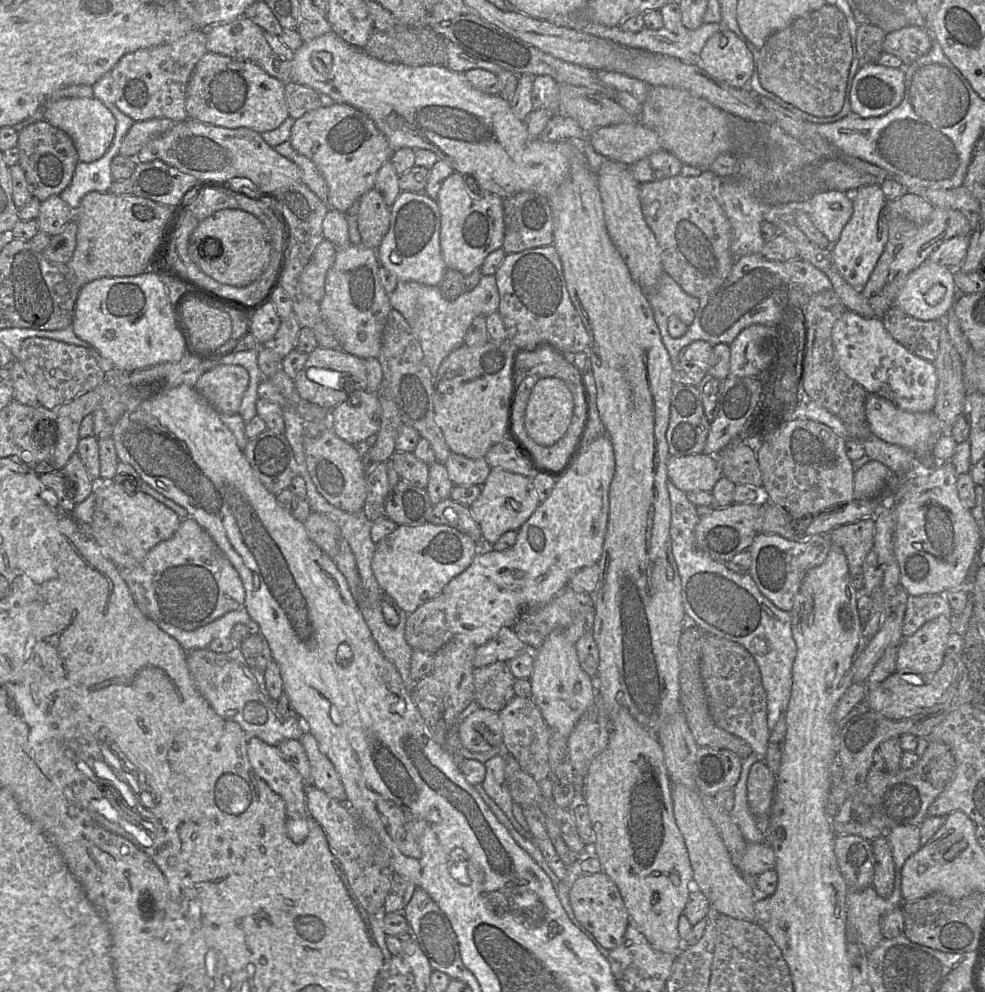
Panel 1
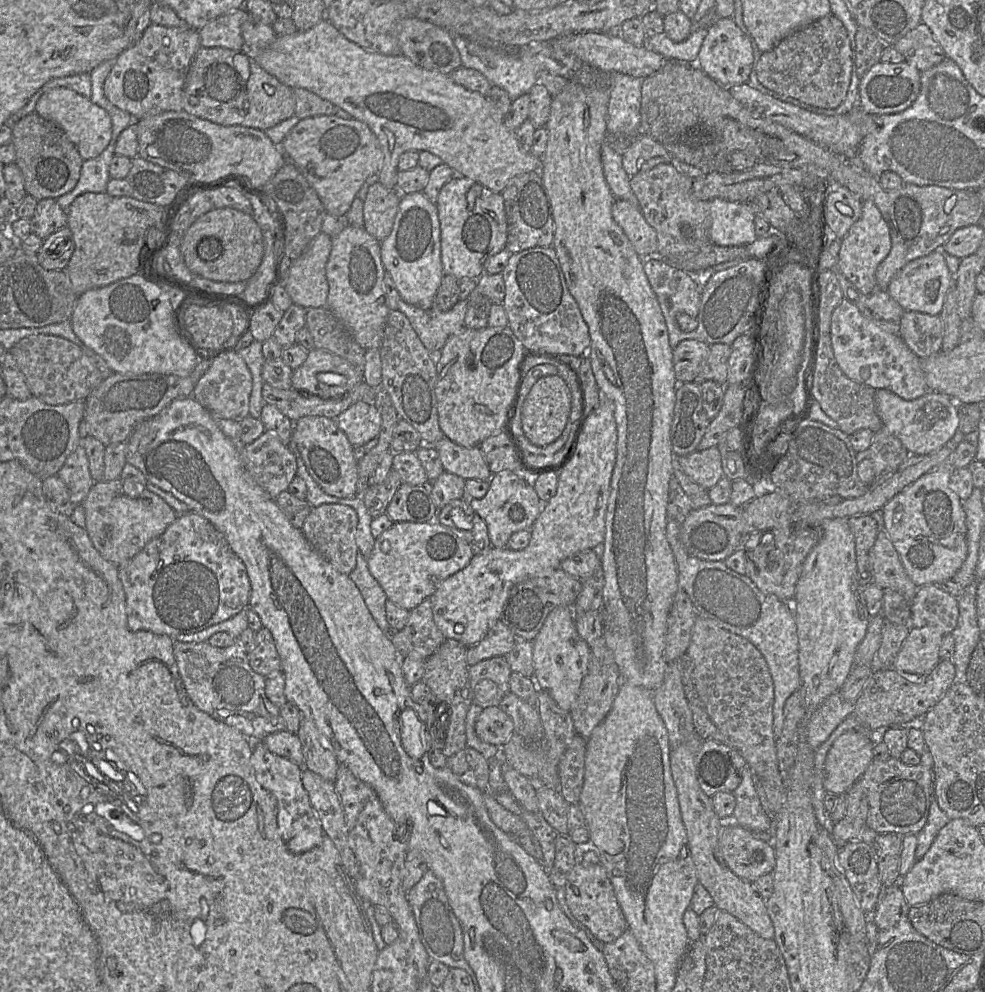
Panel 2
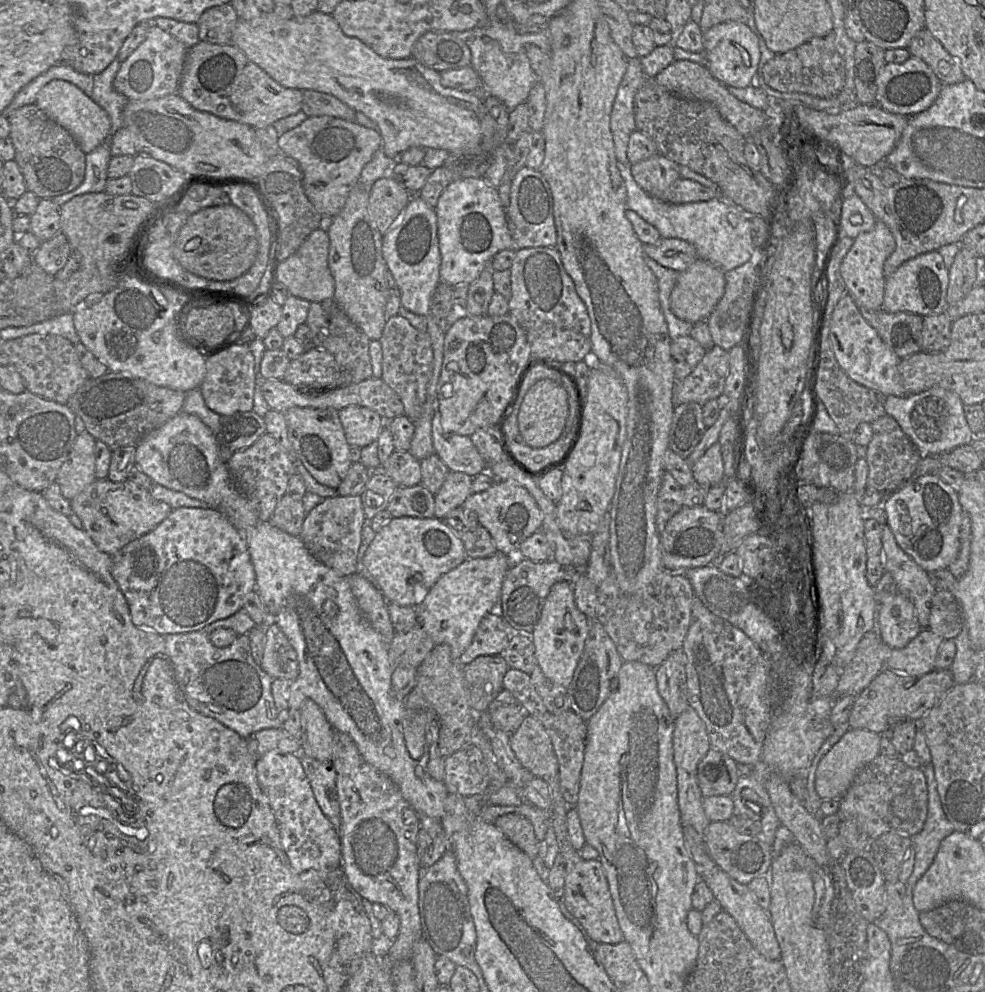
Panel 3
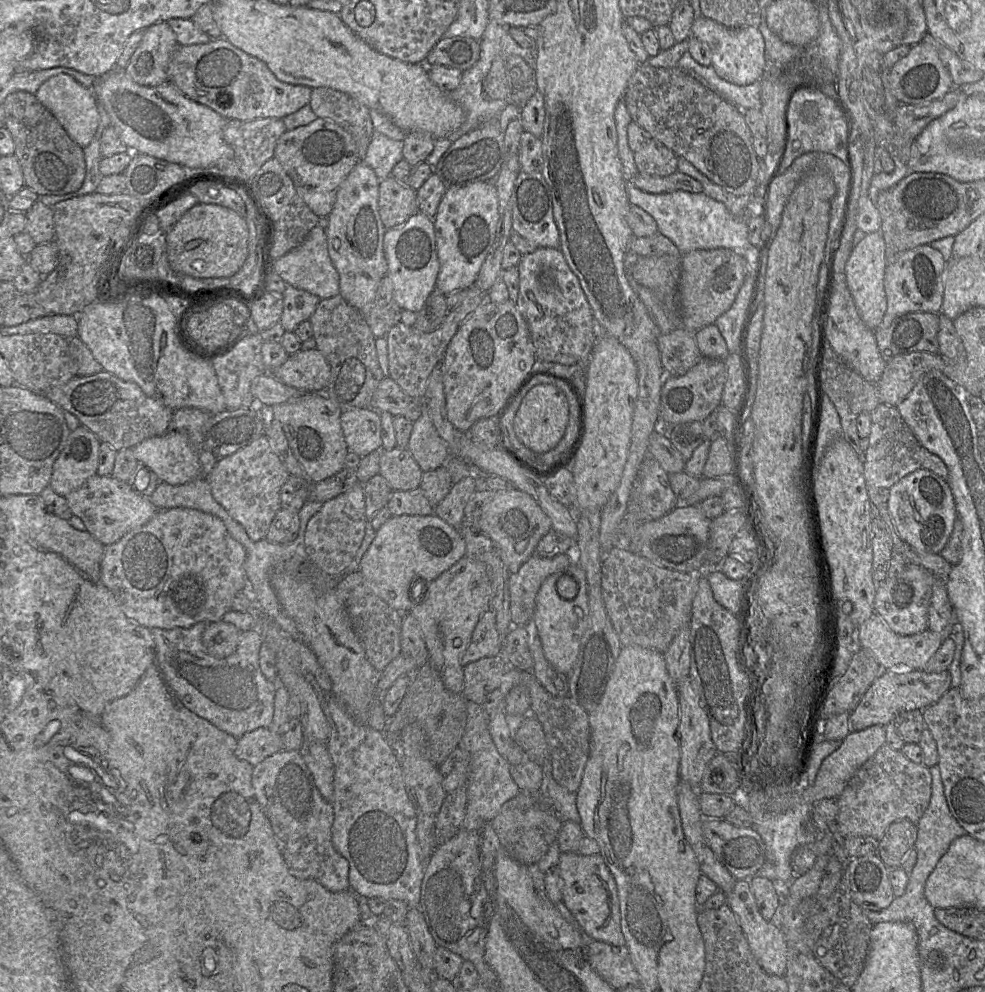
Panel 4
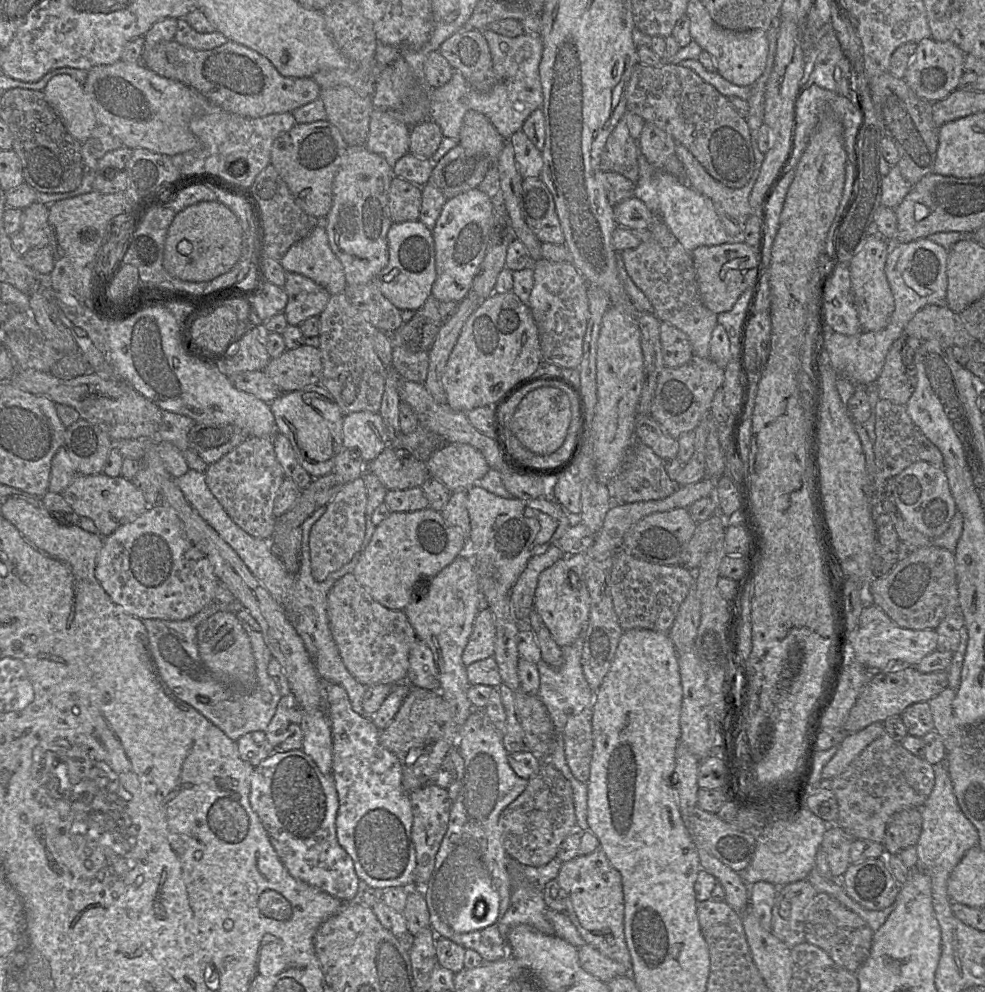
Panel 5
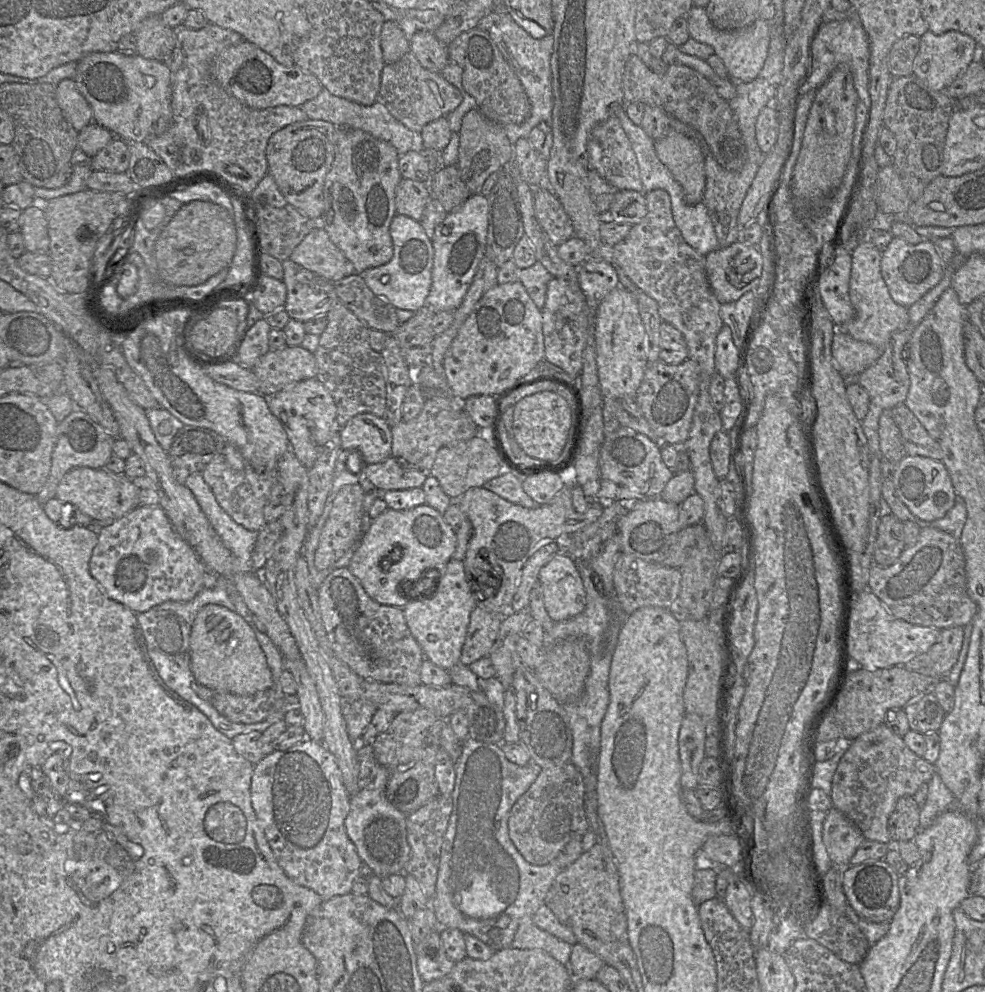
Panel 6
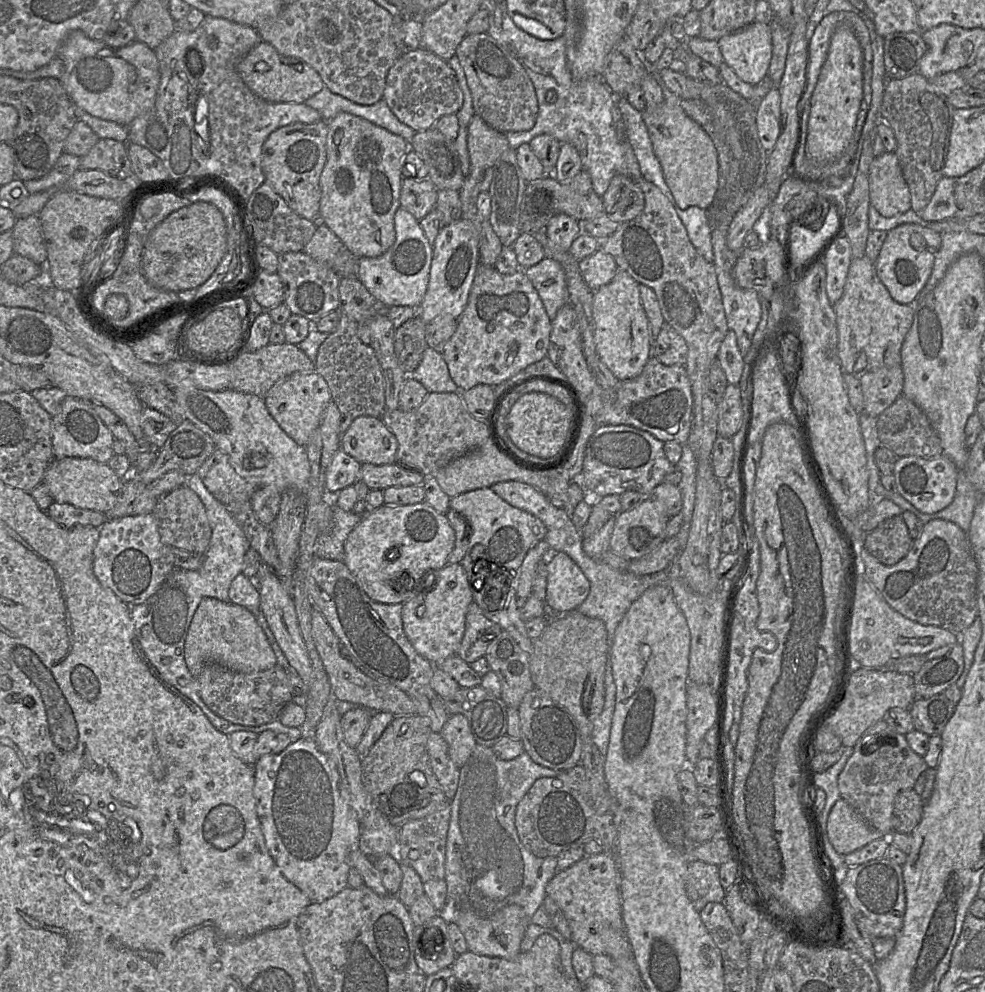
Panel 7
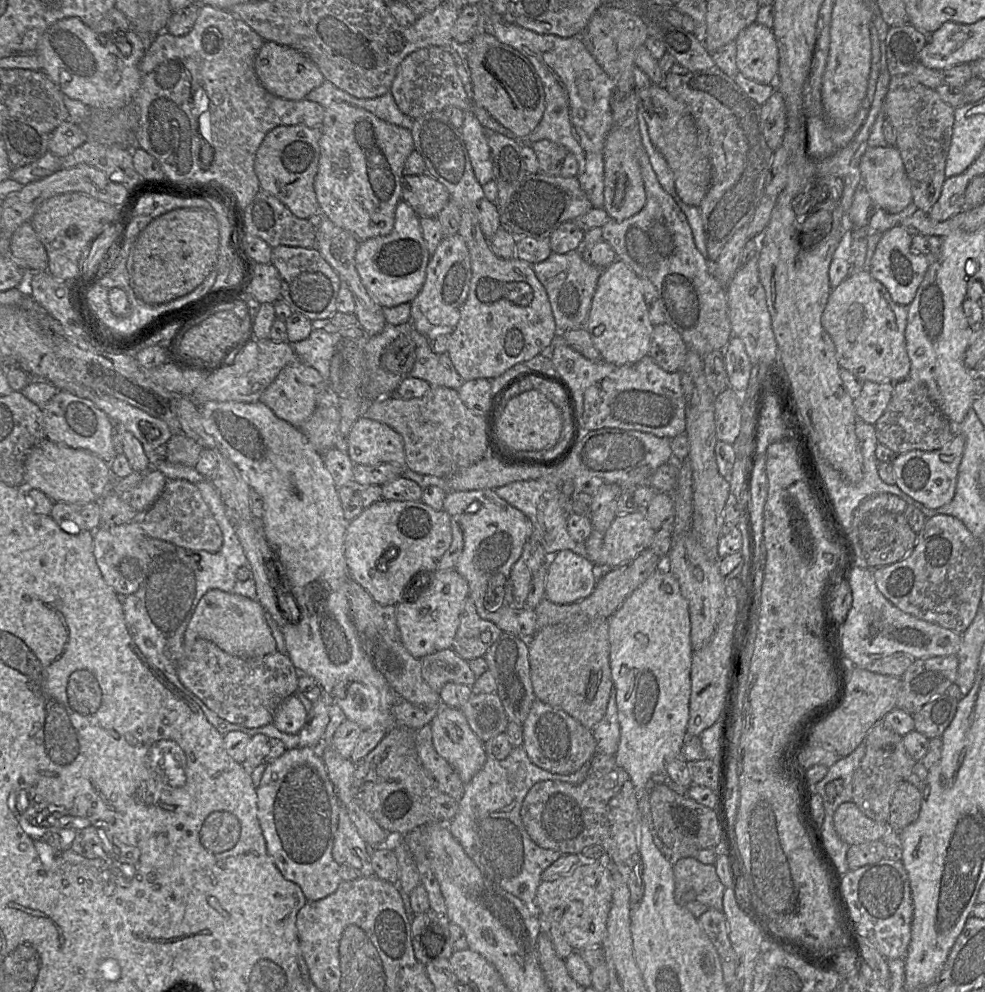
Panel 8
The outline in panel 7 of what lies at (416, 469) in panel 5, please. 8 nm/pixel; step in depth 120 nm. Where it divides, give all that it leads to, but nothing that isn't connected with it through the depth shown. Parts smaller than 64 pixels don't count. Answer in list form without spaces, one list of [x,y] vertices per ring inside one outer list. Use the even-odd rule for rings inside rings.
[[[398,462],[384,465],[364,463],[361,465],[359,480],[370,489],[384,490],[388,487],[404,487],[423,484],[426,477],[419,471]]]

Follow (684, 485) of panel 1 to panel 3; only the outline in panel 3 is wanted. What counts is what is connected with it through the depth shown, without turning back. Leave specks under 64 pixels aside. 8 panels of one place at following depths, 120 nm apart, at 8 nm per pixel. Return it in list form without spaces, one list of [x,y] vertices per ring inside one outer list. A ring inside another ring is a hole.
[[[719,442],[713,444],[705,454],[691,466],[694,480],[704,488],[711,488],[725,481],[724,465]]]

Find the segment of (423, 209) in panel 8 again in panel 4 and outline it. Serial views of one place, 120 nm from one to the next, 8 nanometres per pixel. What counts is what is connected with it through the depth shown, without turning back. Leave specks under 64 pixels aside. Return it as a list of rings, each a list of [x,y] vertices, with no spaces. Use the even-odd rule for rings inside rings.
[[[392,176],[380,180],[378,210],[386,229],[400,227],[419,211],[416,191]]]

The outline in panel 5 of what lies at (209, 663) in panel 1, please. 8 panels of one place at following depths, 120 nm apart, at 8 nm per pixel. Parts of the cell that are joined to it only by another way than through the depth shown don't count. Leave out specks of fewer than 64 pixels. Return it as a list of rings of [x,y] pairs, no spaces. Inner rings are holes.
[[[234,600],[229,604],[210,603],[200,612],[181,621],[144,619],[152,657],[159,674],[174,695],[189,704],[211,723],[221,729],[233,741],[251,731],[265,731],[282,694],[267,672],[272,654],[264,642],[262,633],[252,629],[245,621],[240,621],[247,633],[255,659],[257,682],[252,690],[242,690],[216,679],[200,658],[197,645],[198,626],[217,611],[236,613],[243,609],[242,604]]]

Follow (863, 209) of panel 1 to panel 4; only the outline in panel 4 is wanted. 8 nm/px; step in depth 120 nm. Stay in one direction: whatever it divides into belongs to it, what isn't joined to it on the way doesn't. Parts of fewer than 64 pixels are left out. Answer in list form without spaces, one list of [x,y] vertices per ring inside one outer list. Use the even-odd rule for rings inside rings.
[[[880,231],[867,233],[853,247],[845,264],[846,285],[852,295],[859,316],[872,331],[879,327],[887,309],[887,298],[884,288],[886,266],[885,241]]]

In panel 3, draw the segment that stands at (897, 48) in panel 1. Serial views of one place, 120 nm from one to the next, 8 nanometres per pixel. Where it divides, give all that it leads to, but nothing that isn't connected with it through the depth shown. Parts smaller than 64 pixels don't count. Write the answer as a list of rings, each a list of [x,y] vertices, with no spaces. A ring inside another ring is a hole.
[[[926,28],[912,38],[908,47],[910,55],[922,59],[942,84],[956,84],[966,79],[959,61]]]

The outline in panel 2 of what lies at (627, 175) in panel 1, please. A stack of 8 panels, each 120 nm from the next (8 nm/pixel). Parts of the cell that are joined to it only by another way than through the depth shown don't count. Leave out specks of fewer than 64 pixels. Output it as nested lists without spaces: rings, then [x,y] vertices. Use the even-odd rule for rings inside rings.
[[[615,199],[612,217],[641,258],[657,256],[657,233],[648,224],[638,206],[633,206],[628,201]]]

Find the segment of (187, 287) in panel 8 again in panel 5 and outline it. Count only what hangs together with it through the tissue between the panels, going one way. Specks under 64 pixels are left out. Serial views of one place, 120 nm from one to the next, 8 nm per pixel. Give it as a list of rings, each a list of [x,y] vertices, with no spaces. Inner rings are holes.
[[[202,201],[176,213],[164,244],[163,266],[173,277],[186,282],[209,282],[229,272],[242,252],[242,228],[235,214],[218,201]]]

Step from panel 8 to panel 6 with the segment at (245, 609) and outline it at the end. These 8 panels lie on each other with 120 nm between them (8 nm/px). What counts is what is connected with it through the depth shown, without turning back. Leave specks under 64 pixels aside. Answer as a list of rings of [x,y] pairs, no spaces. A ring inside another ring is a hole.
[[[208,604],[198,612],[192,624],[189,648],[190,666],[195,679],[213,692],[246,696],[273,686],[272,674],[265,653],[260,647],[252,627],[235,611],[224,606]]]

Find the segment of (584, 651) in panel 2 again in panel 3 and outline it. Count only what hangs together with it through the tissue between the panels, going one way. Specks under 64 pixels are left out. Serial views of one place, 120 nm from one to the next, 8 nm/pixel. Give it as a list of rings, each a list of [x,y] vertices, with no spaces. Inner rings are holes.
[[[555,583],[545,600],[531,636],[536,663],[553,684],[568,689],[583,652],[590,624],[591,620],[575,604],[573,583]]]

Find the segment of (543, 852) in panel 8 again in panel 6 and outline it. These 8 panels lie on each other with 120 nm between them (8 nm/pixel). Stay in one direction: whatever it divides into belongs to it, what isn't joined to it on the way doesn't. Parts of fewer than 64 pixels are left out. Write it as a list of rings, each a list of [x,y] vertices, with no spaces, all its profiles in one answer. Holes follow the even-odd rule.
[[[468,737],[461,744],[461,756],[455,764],[455,785],[452,791],[452,812],[444,835],[440,864],[436,882],[436,892],[430,899],[440,928],[455,928],[470,934],[487,944],[495,951],[512,947],[515,933],[524,919],[533,919],[544,904],[547,892],[551,889],[557,875],[562,871],[555,858],[550,863],[537,866],[525,860],[511,841],[508,833],[508,819],[515,802],[531,787],[542,768],[535,763],[519,766],[509,761],[499,743],[484,743]],[[465,898],[477,900],[470,902],[495,905],[501,901],[497,911],[487,918],[474,918],[460,910]]]

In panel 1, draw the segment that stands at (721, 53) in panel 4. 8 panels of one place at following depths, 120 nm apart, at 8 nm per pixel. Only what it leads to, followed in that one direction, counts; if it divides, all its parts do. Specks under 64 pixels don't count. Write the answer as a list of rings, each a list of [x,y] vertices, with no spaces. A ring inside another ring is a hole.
[[[724,29],[706,42],[701,52],[700,67],[720,83],[744,88],[753,74],[753,55],[734,32]]]

